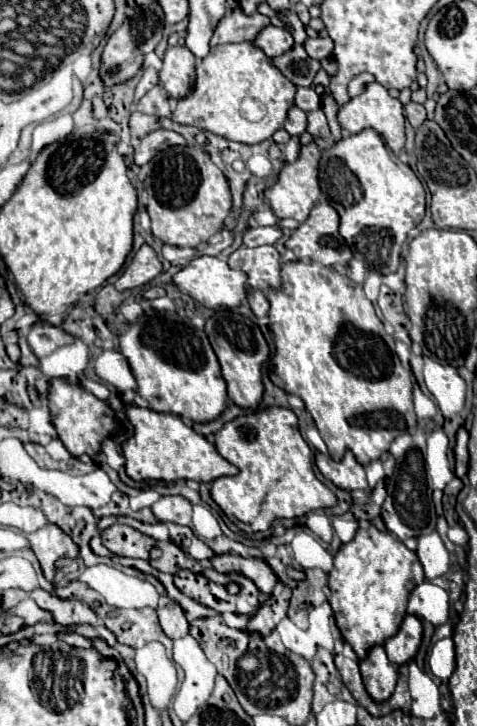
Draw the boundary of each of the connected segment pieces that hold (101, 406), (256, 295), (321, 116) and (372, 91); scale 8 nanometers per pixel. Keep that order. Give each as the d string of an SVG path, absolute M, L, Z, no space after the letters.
M51 379L51 391L49 391L49 409L53 417L53 425L57 429L59 439L67 447L67 451L75 457L81 455L95 455L101 451L101 443L115 431L115 413L113 409L97 399L95 395L87 393L83 387L73 387L71 383L65 383L63 379Z
M247 287L247 301L249 301L251 311L253 311L257 317L265 317L265 315L267 315L267 311L269 311L269 301L265 299L265 295L263 295L259 289Z
M321 109L307 113L307 119L309 119L307 131L309 131L313 137L321 137L321 139L327 139L327 137L331 135L331 133L329 133L329 125L327 125L327 119L325 119L325 113L323 113Z
M369 83L365 93L361 93L359 97L351 97L351 101L343 107L339 107L339 123L341 127L355 135L363 129L375 129L383 139L385 143L395 151L395 155L399 155L401 149L405 149L405 115L403 115L403 105L399 103L399 99L393 99L389 97L387 89L381 87L379 83Z

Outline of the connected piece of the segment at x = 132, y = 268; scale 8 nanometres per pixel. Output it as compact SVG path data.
M143 245L137 251L137 255L133 257L133 261L129 263L129 267L121 273L115 287L117 287L117 291L141 287L141 285L149 283L151 279L155 279L161 271L163 271L163 265L161 265L157 253L149 245Z

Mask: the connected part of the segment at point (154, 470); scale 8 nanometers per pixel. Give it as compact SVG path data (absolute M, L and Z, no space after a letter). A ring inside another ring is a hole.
M127 405L127 417L135 425L135 433L123 443L125 469L133 481L179 481L191 479L199 483L211 483L225 475L237 475L239 469L225 461L217 449L191 427L187 427L181 417L169 413L157 413L151 409L141 409L137 405Z

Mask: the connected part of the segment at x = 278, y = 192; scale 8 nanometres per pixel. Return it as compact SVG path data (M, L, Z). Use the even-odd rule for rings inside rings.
M309 143L309 145L301 147L299 159L295 163L283 165L277 183L265 191L265 199L269 199L271 209L275 211L277 217L281 217L281 219L293 217L301 223L309 217L311 207L319 201L319 195L321 195L321 189L319 189L319 159L321 159L321 149L315 143Z

